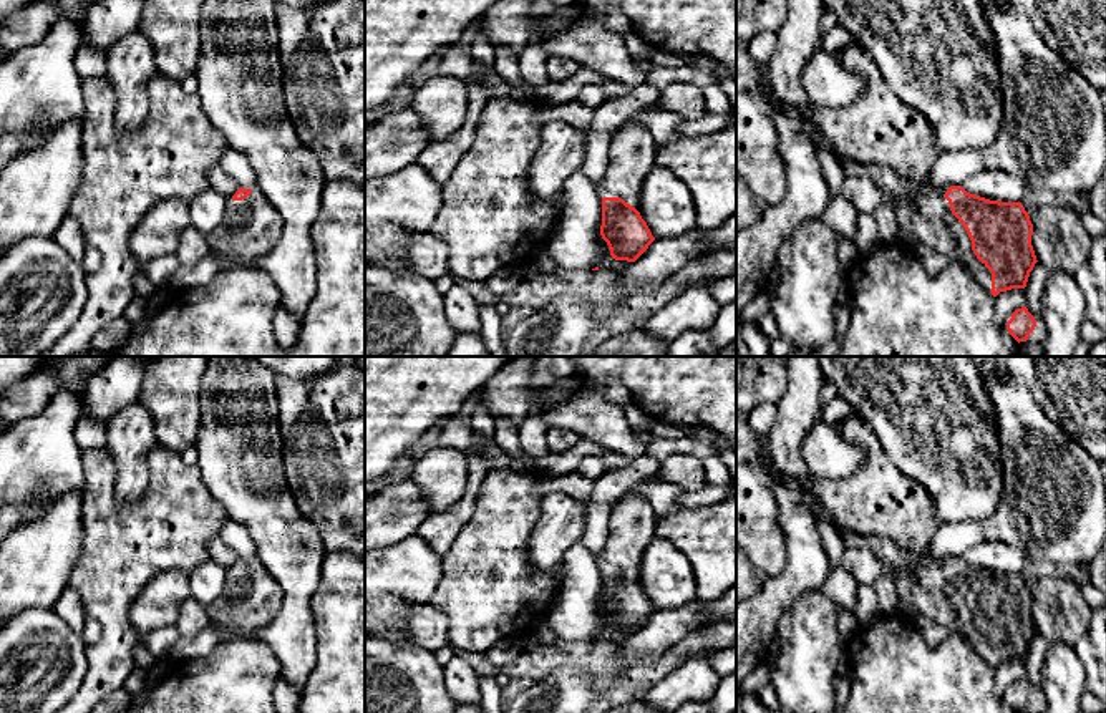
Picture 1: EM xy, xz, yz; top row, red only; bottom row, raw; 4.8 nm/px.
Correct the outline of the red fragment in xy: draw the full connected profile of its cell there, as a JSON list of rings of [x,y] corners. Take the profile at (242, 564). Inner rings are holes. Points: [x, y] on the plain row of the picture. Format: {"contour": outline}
{"contour": [[[239,559],[227,570],[222,594],[207,605],[209,622],[254,635],[280,610],[284,594],[280,584],[265,567],[252,567],[252,560]]]}

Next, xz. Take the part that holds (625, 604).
{"contour": [[[650,478],[630,487],[614,502],[609,519],[609,539],[595,557],[602,570],[600,607],[615,632],[635,633],[655,612],[640,584],[628,574],[640,574],[642,557],[655,537],[652,506],[640,491],[658,483]]]}

